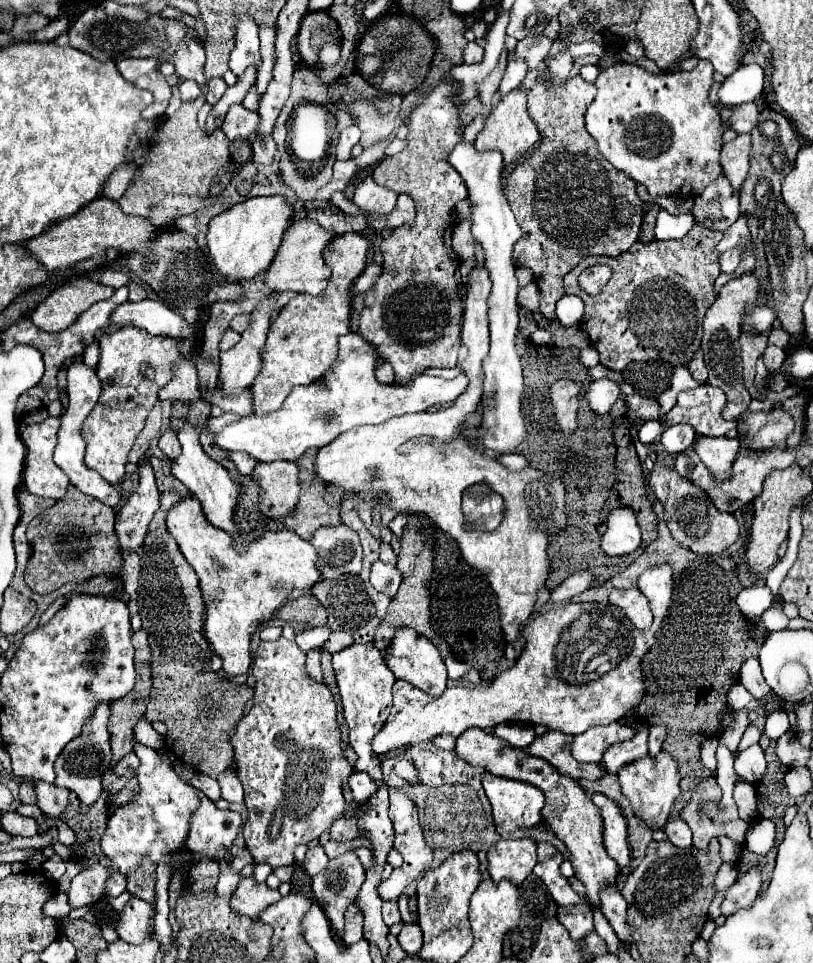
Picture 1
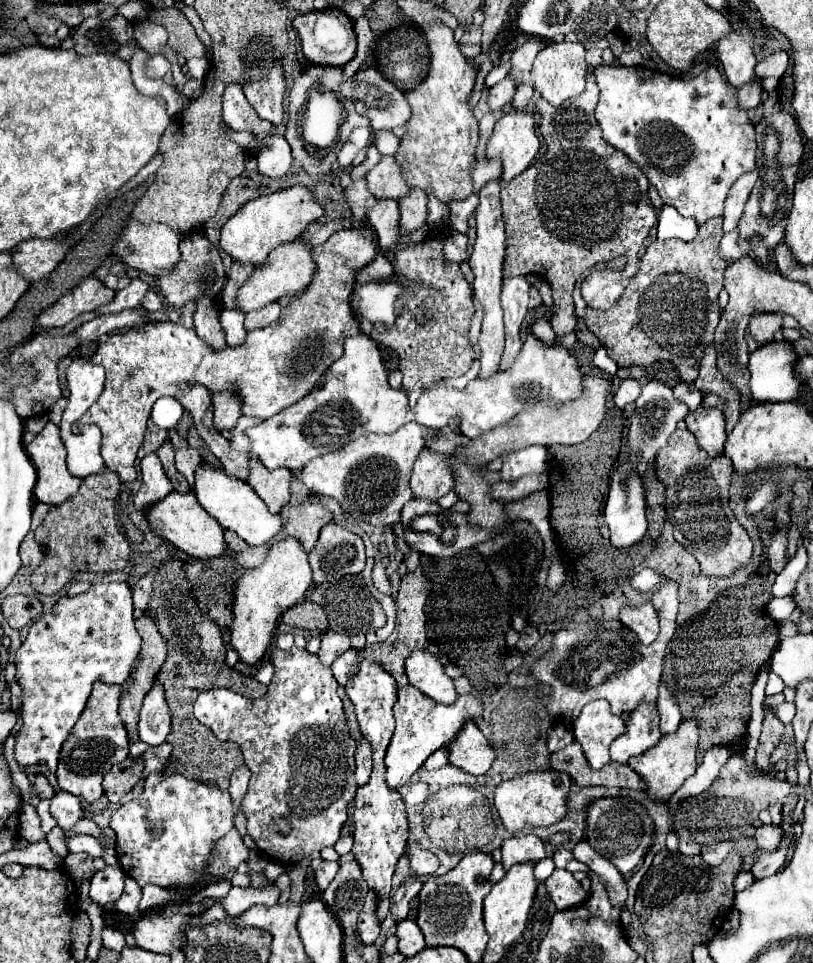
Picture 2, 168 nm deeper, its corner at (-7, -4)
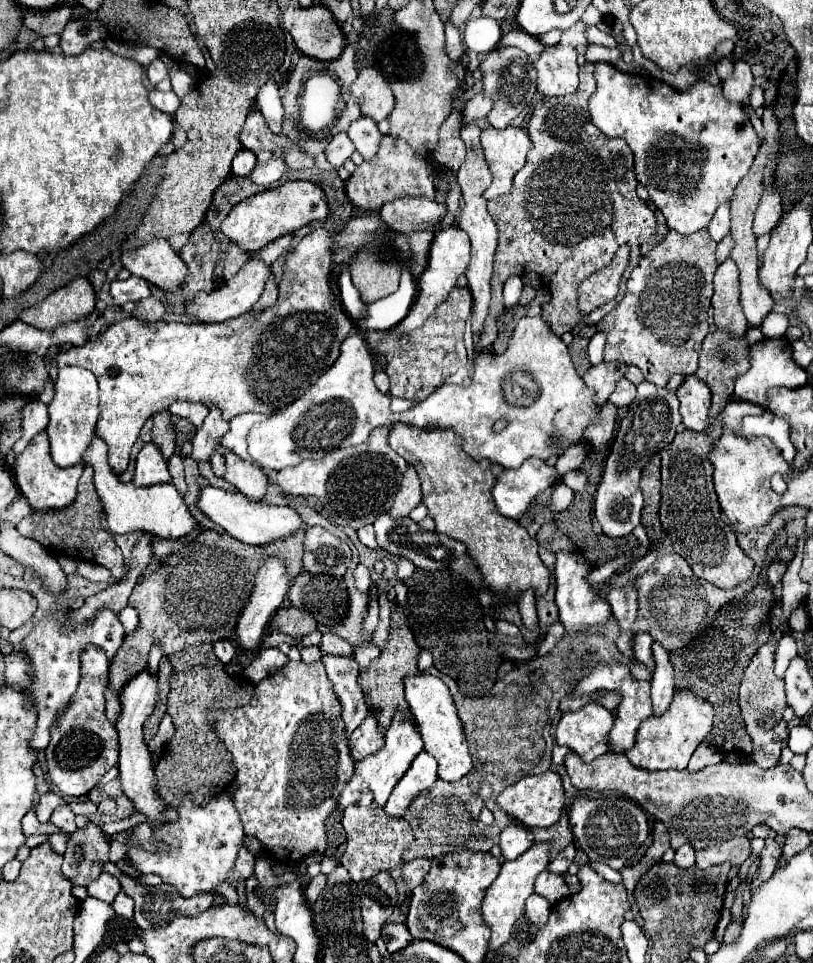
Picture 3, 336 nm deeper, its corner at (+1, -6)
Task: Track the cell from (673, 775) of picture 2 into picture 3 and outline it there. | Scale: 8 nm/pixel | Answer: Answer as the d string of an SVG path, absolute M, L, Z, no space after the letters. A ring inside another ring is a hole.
M675 692L671 708L663 716L659 718L651 716L639 726L635 746L627 750L625 756L633 766L651 770L651 772L653 770L685 770L695 748L711 732L711 722L713 722L713 706L709 702L703 702L701 698L687 692Z

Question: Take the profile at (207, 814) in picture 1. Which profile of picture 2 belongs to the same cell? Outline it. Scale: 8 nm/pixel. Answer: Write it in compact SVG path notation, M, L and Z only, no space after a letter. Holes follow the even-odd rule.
M233 828L219 844L215 844L215 852L211 852L211 874L227 876L237 870L241 862L249 860L249 848L243 844L237 828Z

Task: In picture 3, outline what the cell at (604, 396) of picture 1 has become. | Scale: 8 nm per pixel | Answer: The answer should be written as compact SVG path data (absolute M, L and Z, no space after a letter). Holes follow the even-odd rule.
M621 378L615 392L609 396L609 402L613 402L617 408L621 406L629 406L635 398L635 384L629 382L627 378Z

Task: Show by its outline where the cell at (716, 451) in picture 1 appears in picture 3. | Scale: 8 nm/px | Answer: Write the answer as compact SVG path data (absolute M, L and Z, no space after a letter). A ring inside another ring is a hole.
M687 376L683 386L677 390L677 398L681 400L679 412L683 416L683 424L691 432L707 432L711 428L711 392L707 384L703 384L697 376Z

